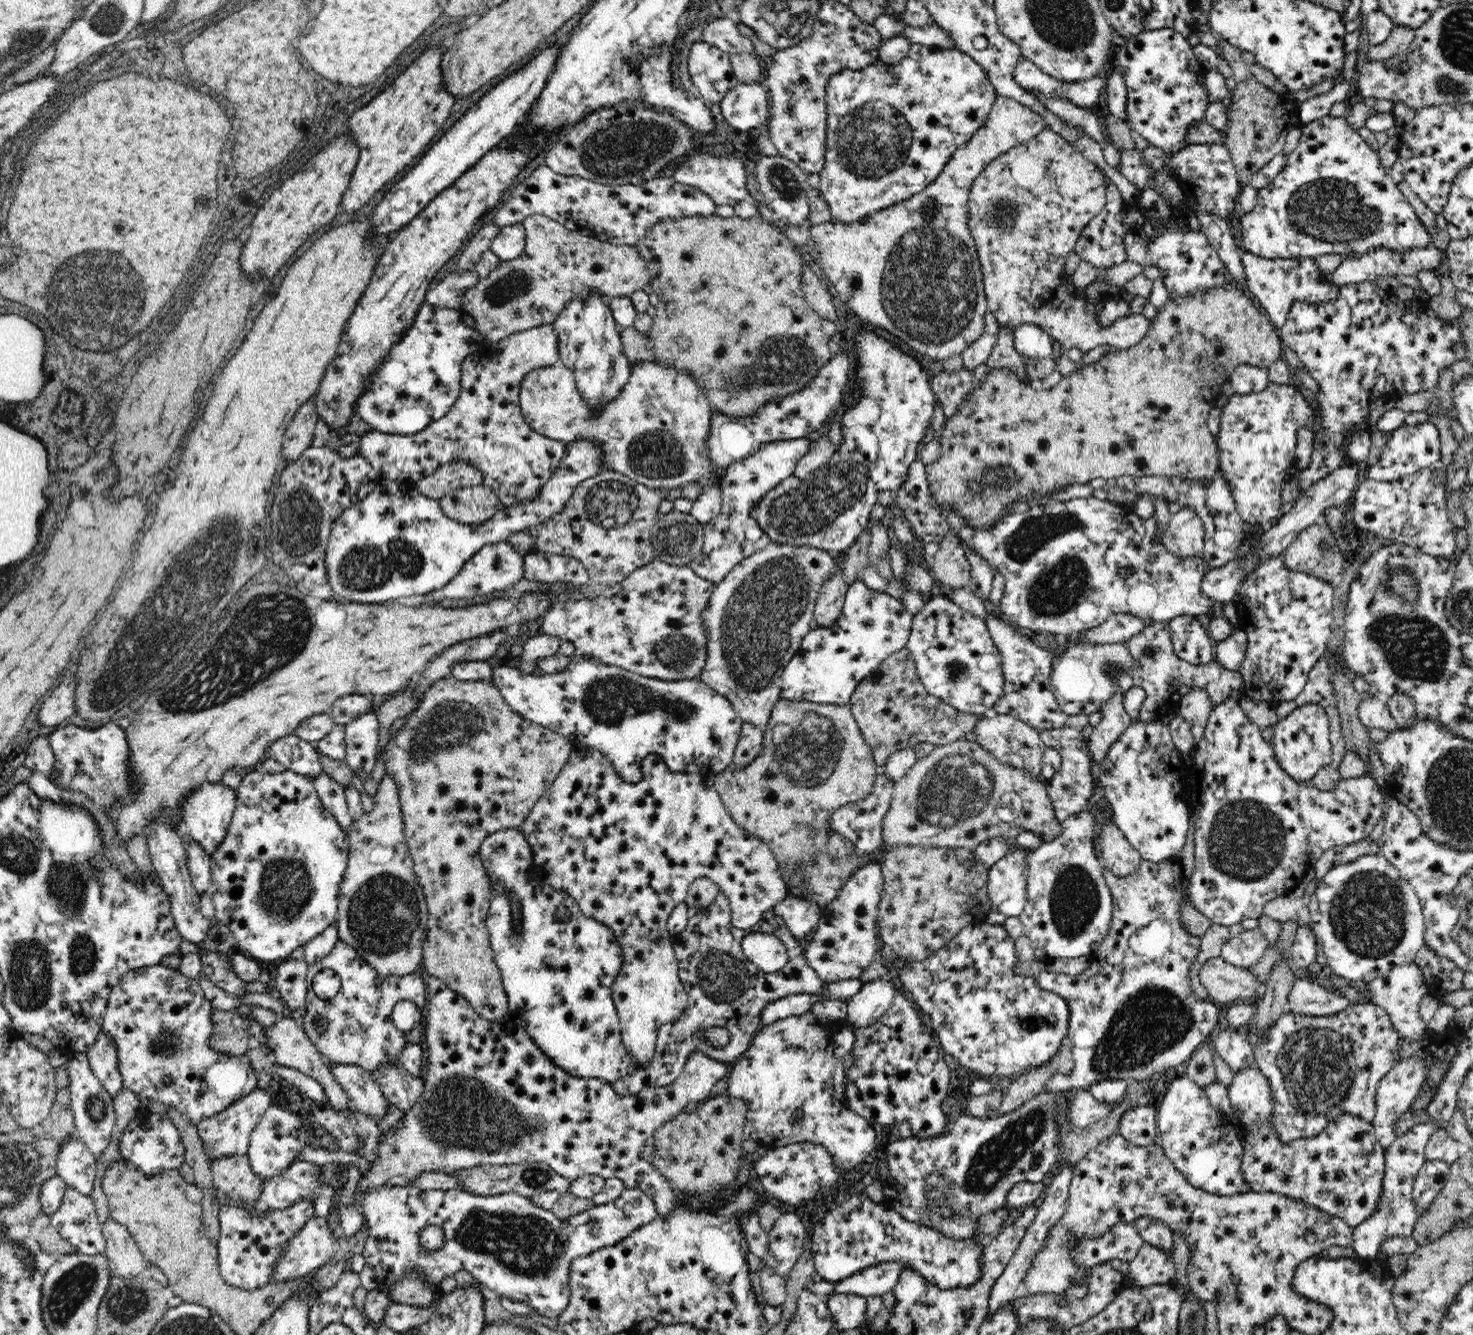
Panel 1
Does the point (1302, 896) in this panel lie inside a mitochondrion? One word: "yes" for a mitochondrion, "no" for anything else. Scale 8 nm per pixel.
no

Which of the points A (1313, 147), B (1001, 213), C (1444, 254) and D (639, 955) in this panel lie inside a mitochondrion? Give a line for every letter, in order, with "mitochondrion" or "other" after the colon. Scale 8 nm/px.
A: other
B: mitochondrion
C: other
D: other

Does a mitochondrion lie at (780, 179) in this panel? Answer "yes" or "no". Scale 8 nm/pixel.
yes

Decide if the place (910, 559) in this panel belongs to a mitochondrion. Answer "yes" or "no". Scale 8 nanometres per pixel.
no

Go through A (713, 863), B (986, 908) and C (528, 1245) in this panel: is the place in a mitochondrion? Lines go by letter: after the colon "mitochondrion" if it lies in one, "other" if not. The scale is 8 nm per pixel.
A: other
B: other
C: mitochondrion

